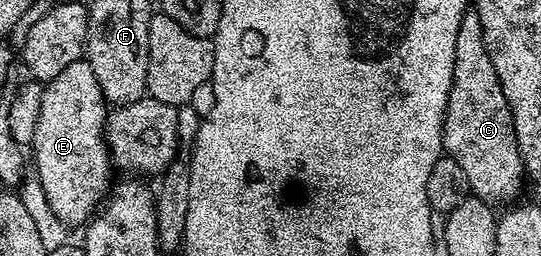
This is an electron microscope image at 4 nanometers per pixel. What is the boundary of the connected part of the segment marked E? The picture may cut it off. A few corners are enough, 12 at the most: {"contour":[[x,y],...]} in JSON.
{"contour":[[84,58],[42,89],[32,168],[85,225],[112,188],[108,105]]}

